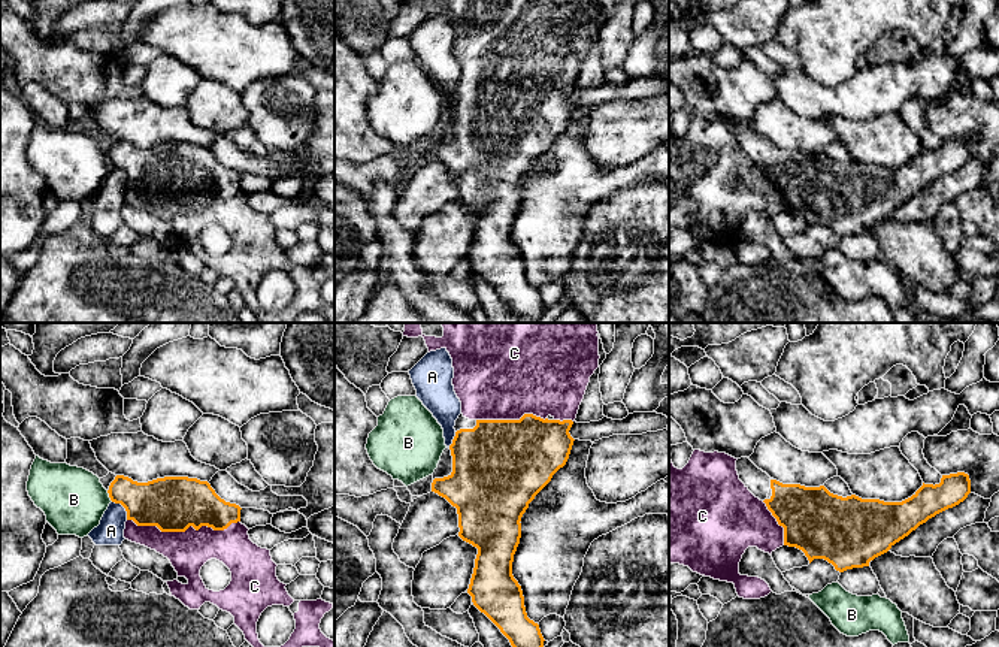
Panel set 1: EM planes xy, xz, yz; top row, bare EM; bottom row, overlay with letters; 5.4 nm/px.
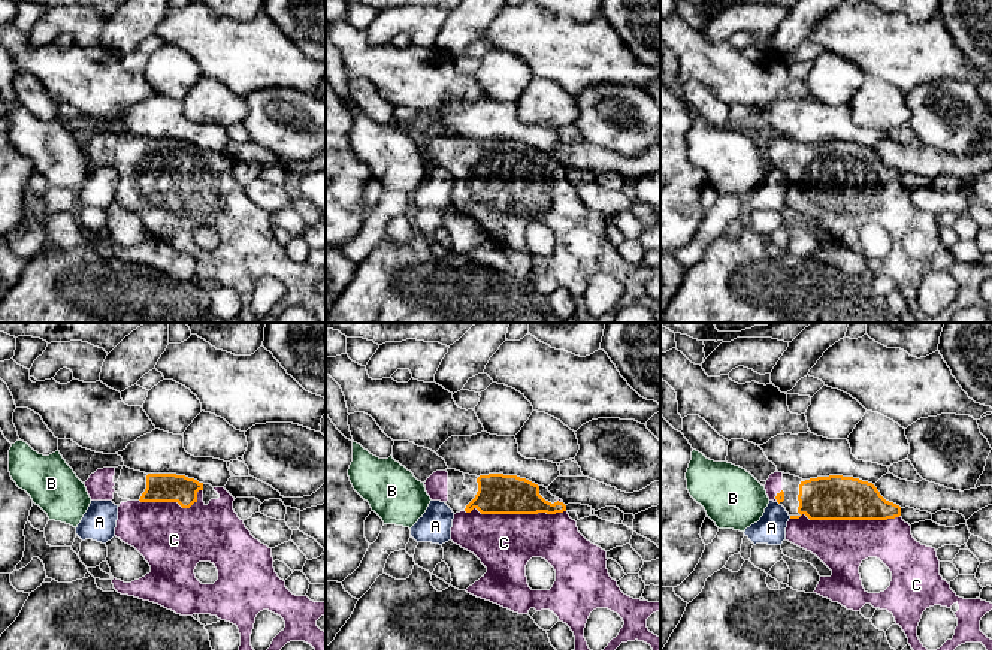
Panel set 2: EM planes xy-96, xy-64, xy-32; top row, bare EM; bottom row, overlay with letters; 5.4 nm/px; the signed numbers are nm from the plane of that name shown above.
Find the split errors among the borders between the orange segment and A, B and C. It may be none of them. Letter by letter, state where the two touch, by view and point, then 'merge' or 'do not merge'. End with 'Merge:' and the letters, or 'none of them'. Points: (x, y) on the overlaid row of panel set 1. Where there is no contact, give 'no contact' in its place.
A: xy (124, 507) | do not merge
B: xy (109, 496) | do not merge
C: xy (184, 531) | merge
Merge: C

